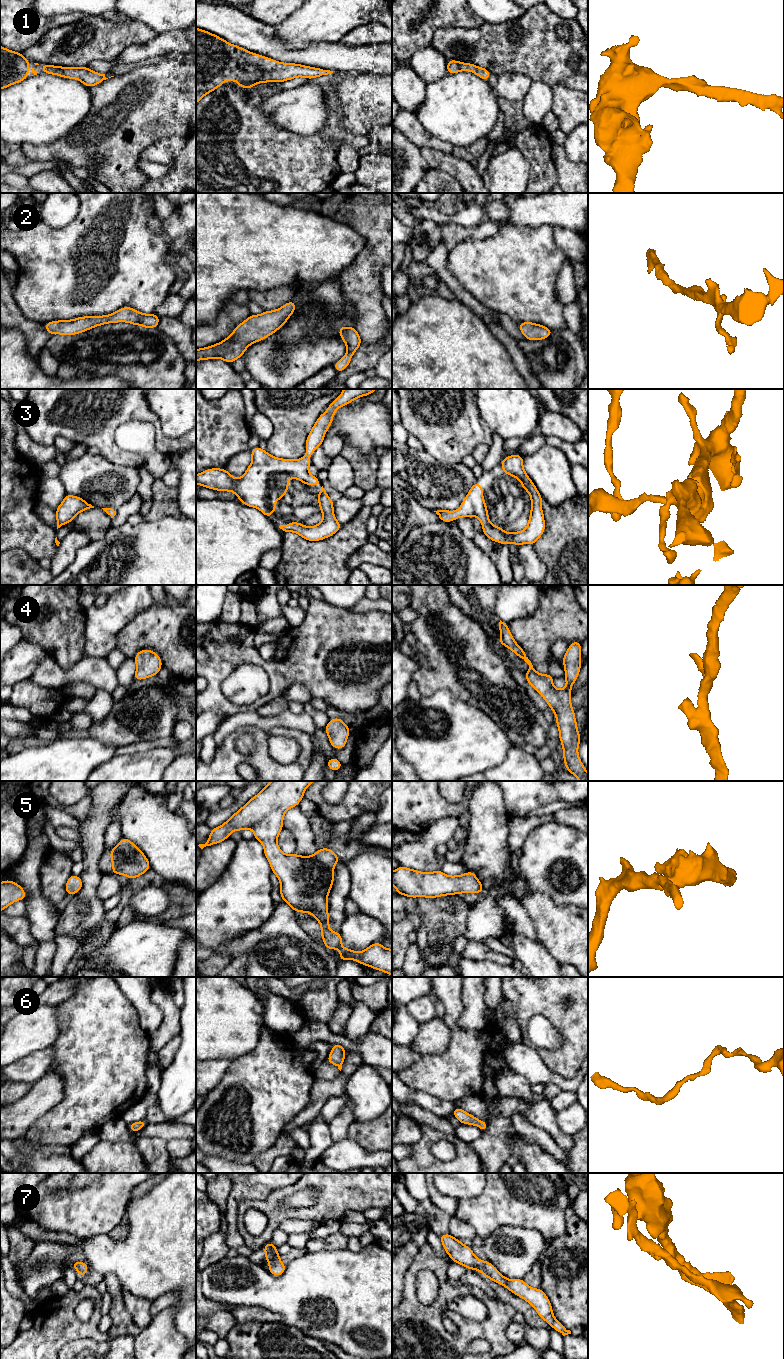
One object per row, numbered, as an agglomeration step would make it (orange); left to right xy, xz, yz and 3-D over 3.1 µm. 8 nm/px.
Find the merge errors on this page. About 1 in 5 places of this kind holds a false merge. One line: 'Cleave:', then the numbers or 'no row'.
Cleave: no row

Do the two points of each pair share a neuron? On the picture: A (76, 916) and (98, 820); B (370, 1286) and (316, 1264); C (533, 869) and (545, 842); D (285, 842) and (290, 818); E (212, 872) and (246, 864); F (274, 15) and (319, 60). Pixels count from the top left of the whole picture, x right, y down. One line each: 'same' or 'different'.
A: same
B: same
C: same
D: different
E: different
F: different

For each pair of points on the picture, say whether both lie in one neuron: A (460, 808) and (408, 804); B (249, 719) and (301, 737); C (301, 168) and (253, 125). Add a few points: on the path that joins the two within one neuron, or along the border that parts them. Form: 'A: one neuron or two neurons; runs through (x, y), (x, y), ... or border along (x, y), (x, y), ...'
A: one neuron; runs through (447, 808), (421, 805)
B: two neurons; border along (251, 725), (266, 731), (275, 727), (297, 730)
C: one neuron; runs through (289, 161), (265, 137)

